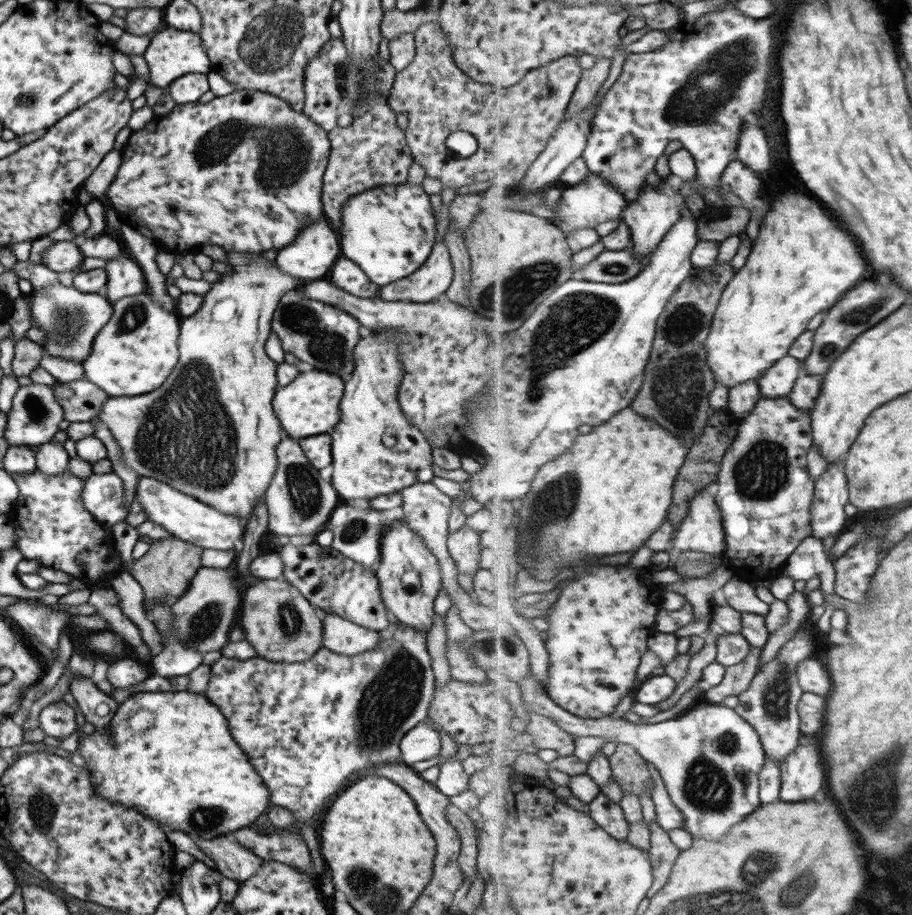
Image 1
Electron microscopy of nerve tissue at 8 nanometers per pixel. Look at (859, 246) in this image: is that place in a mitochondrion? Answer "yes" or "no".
no

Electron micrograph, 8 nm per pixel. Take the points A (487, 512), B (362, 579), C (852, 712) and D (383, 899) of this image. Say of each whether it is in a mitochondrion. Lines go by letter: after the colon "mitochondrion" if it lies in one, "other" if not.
A: other
B: other
C: other
D: mitochondrion

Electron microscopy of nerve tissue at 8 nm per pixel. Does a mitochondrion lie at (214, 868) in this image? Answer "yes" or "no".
no

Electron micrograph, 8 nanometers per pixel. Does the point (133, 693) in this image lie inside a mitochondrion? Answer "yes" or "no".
no

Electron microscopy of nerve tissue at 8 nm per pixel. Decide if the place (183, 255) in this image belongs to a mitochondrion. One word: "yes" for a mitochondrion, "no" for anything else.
no

